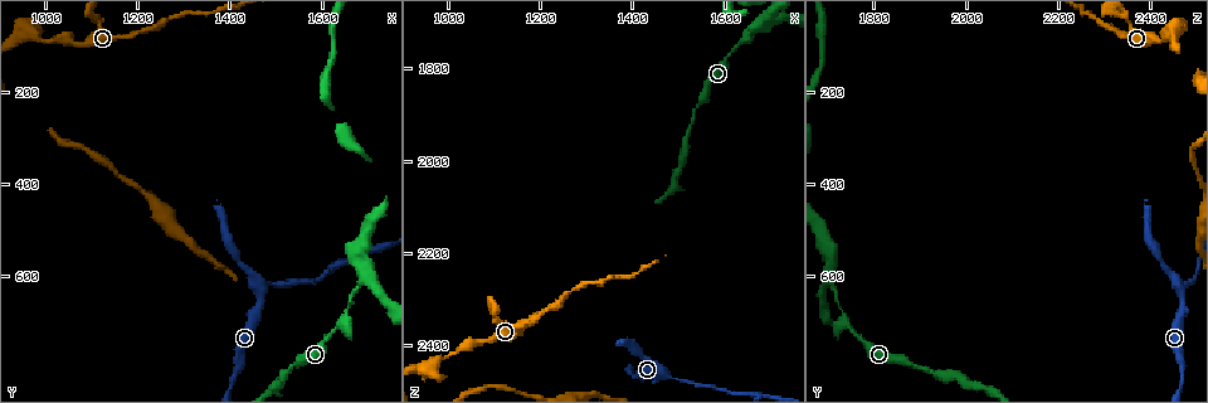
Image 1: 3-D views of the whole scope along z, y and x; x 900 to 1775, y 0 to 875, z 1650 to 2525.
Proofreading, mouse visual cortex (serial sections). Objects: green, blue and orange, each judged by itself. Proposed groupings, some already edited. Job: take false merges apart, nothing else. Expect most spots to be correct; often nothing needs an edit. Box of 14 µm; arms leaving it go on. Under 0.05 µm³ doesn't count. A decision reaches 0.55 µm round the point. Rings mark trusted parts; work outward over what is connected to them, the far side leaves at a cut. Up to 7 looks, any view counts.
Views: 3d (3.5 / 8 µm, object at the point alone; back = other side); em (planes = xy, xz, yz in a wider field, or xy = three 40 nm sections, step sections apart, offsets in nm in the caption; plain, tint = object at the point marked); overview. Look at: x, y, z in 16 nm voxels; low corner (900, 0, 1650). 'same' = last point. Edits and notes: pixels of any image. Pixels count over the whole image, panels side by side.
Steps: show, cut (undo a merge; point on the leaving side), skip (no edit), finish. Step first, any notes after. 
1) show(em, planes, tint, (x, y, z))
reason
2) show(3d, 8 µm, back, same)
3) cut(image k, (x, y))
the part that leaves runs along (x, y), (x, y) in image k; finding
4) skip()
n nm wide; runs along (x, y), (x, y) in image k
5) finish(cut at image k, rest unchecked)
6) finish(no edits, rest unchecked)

show(3d, 3.5 µm, (955, 75, 2445))
branch point

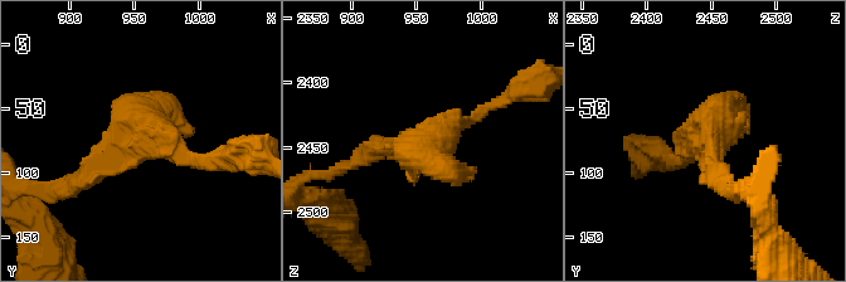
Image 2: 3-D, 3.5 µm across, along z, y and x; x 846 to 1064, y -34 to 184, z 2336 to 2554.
show(em, xy, step 3, tint, (958, 72, 2446))

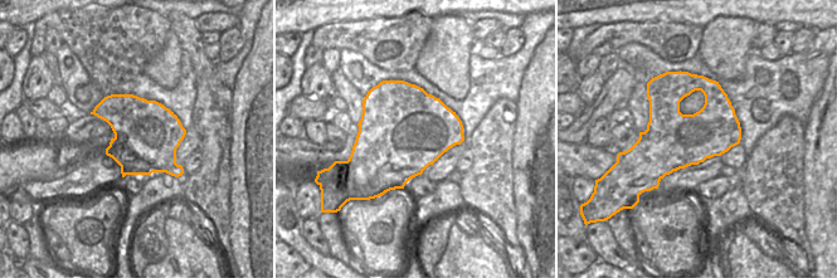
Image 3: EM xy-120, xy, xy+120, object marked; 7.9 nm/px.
skip()
continuous, no second cell

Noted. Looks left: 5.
show(3d, 8 µm, (1475, 625, 2465))
three-way junction

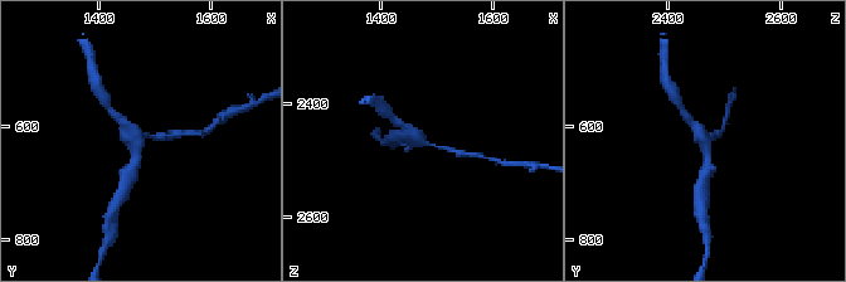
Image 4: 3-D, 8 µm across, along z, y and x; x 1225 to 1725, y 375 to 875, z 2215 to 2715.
show(em, xy, step 2, tint, (1475, 625, 2465))
3 arms; arms of 150, 250, 300 nm; now the EM

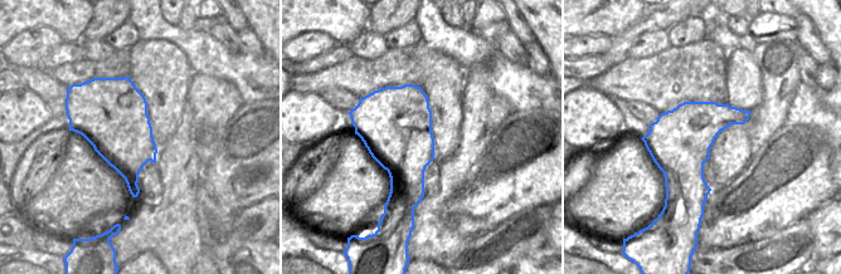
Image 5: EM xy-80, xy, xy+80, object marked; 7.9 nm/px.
skip()
runs along (705, 173), (705, 139), (688, 116) in image 4; all the same cell

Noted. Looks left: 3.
show(3d, 3.5 µm, (1645, 700, 1735))

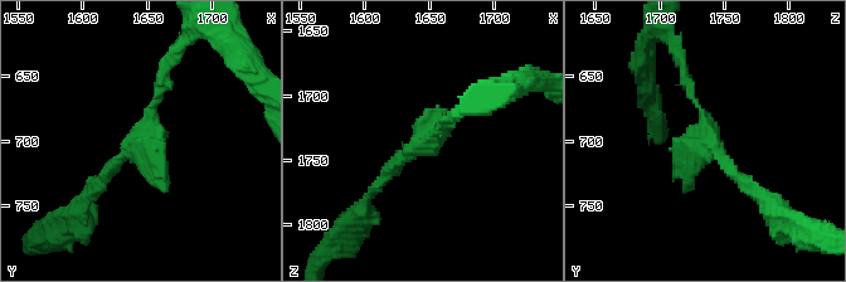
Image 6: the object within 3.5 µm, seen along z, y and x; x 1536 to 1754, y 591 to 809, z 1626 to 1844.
show(em, xy, step 5, tint, (1640, 698, 1738))
now the EM

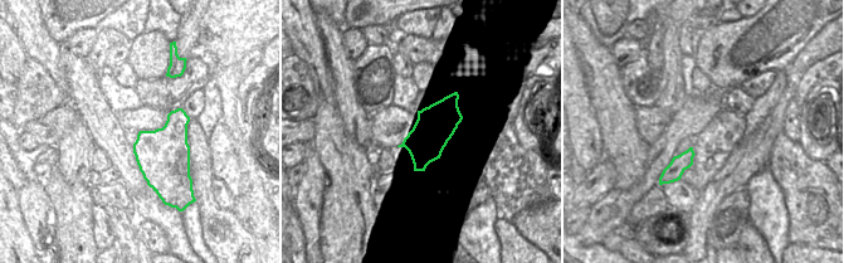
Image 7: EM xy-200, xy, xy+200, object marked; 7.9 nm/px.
skip()
runs along (87, 195), (152, 126), (164, 72) in image 6; continuous, no second cell

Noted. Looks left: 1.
finish(no edits, rest unchecked)

